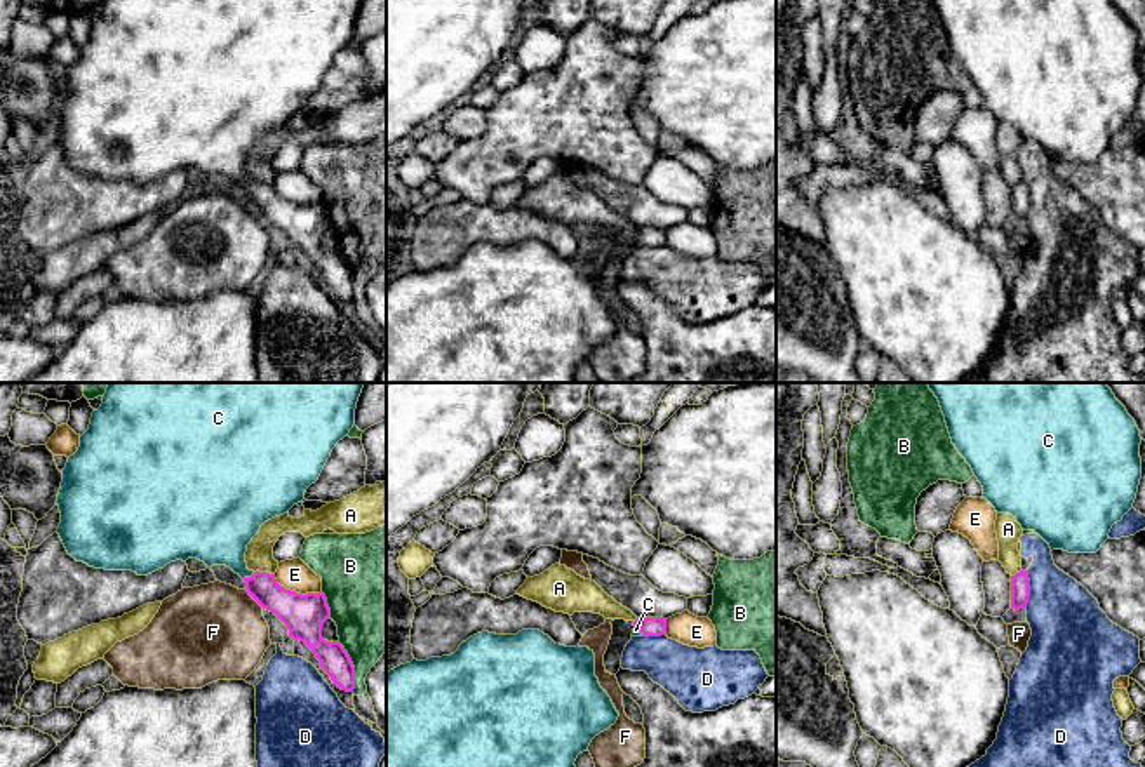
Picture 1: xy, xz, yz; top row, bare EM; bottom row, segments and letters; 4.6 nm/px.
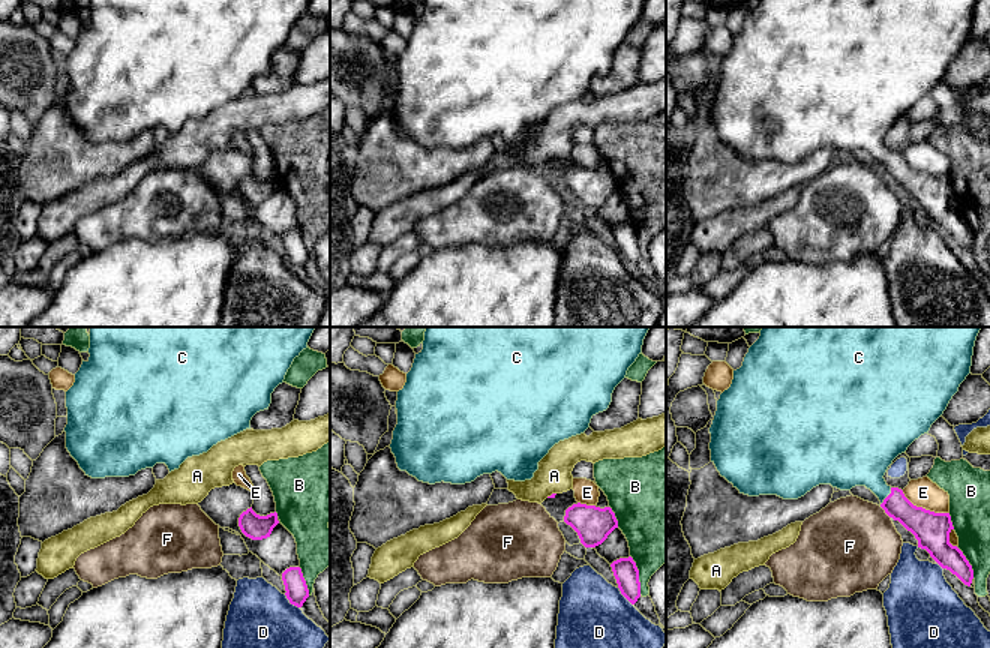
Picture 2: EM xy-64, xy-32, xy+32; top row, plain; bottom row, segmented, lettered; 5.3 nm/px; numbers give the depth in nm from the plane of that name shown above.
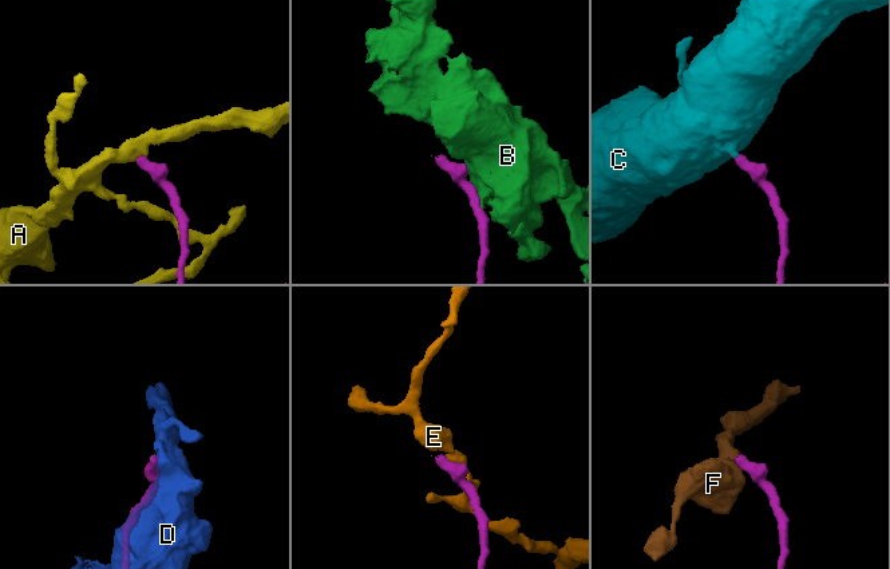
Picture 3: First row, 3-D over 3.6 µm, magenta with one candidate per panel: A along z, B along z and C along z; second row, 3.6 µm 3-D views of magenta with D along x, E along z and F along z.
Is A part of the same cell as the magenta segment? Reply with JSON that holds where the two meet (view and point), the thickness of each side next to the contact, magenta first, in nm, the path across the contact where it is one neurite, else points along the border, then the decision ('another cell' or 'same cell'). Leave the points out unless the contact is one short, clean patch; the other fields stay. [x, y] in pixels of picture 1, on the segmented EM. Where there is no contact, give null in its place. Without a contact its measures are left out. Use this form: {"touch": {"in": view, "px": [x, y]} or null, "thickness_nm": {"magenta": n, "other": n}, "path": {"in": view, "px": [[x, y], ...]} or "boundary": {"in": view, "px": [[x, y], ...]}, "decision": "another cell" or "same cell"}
{"touch": {"in": "xy", "px": [265, 573]}, "thickness_nm": {"magenta": 180, "other": 130}, "boundary": {"in": "xy", "px": [[254, 571], [274, 574]]}, "decision": "another cell"}

